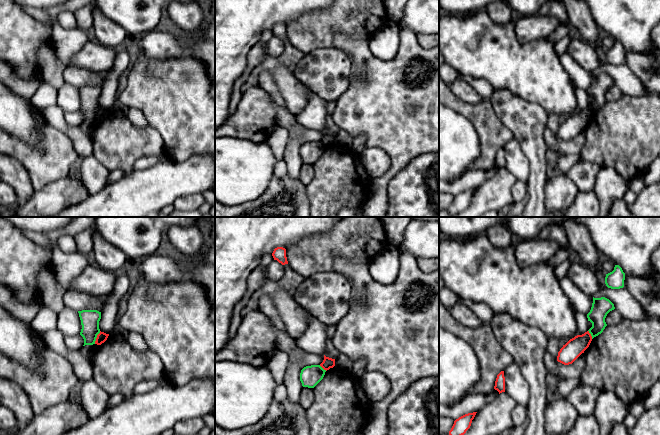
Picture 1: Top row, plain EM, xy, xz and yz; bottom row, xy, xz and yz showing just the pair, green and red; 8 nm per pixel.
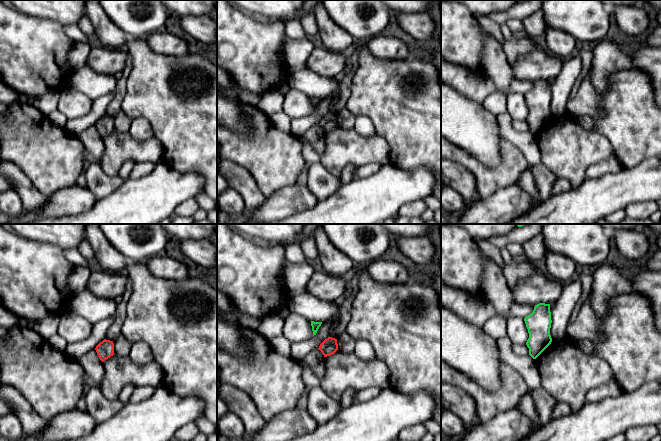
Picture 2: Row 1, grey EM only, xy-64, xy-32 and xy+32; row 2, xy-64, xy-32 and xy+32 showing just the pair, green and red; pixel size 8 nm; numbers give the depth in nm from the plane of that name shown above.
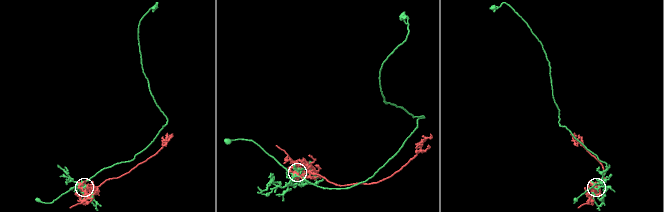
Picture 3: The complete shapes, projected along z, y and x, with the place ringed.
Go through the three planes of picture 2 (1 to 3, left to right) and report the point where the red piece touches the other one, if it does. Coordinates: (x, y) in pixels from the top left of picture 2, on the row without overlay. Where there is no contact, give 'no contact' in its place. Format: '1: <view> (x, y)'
1: no contact
2: no contact
3: no contact

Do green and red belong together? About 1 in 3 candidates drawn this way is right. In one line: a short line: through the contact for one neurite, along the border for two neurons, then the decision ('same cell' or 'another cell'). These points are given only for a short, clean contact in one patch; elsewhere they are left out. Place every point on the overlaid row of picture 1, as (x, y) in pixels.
another cell

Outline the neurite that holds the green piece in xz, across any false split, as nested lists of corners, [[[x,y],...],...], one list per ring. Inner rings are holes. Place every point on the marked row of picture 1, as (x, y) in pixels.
[[[320,365],[306,366],[301,370],[300,381],[303,387],[314,388],[324,377],[326,370]]]

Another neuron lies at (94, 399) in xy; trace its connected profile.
[[[94,380],[81,383],[81,401],[89,418],[96,418],[108,409],[110,395]]]

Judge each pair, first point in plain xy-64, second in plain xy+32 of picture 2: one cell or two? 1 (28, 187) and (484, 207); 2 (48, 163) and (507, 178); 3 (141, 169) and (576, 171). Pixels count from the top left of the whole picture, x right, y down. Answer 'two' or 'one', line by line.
1: two
2: one
3: two

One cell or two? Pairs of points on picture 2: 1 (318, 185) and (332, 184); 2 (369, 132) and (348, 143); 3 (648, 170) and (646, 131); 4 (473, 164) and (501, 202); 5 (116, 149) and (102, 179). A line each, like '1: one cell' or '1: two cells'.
1: one cell
2: two cells
3: two cells
4: two cells
5: two cells

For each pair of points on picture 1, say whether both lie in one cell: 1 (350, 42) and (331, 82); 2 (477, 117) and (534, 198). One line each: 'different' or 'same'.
1: different
2: different

